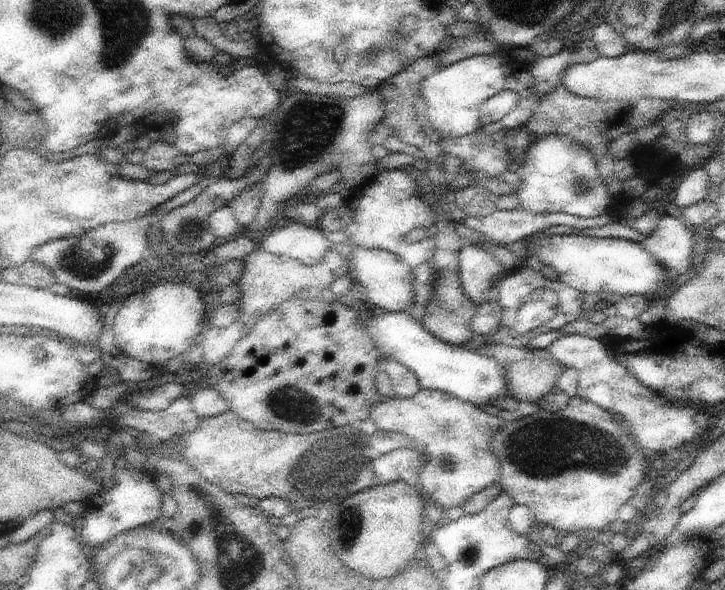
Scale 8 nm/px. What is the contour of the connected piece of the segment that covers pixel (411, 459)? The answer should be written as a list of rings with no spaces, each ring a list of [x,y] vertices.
[[[395,449],[373,460],[373,473],[379,485],[404,480],[422,491],[418,474],[424,464],[424,458],[412,449]]]

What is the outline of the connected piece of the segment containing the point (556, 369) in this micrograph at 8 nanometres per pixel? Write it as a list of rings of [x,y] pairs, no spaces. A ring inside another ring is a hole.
[[[553,357],[526,359],[506,365],[508,380],[512,388],[512,398],[540,404],[540,400],[558,384],[560,376],[567,369],[562,362]]]

